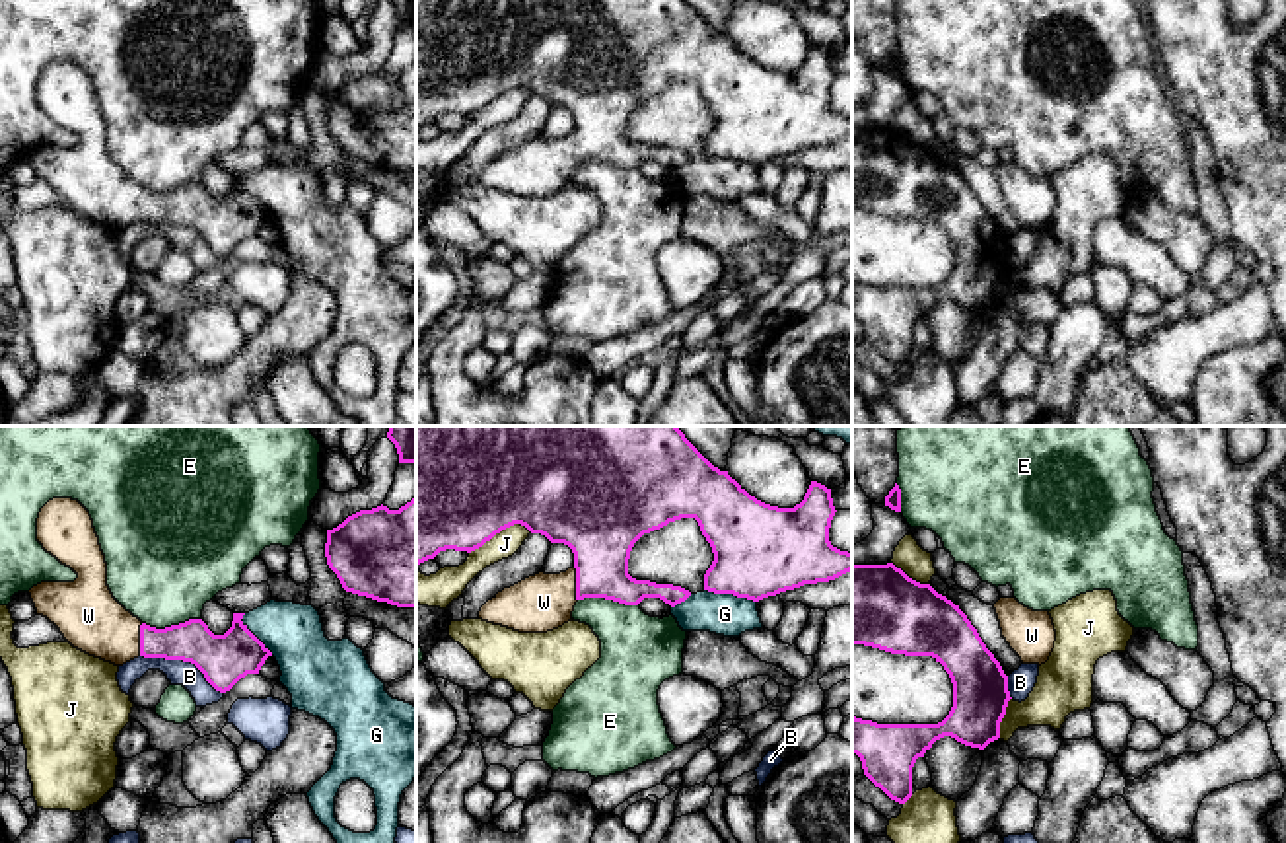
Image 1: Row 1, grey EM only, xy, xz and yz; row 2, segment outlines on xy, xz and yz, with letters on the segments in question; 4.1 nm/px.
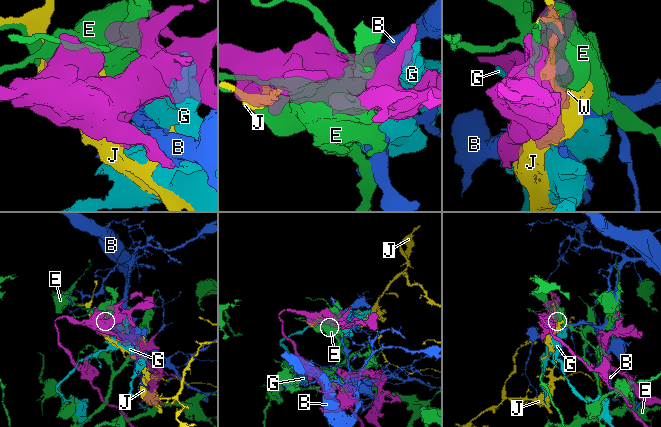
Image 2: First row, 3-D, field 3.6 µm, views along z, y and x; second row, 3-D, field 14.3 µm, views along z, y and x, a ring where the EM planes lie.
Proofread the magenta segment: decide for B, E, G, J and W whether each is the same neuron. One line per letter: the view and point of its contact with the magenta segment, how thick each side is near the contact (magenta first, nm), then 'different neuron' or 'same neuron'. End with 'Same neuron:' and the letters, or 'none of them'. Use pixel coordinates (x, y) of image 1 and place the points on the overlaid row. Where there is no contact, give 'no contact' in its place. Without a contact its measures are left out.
B: xy (183, 660) | 200/100 nm | different neuron
E: xy (172, 625) | 200/460 nm | different neuron
G: xz (730, 592) | 380/180 nm | different neuron
J: xz (500, 530) | 500/110 nm | different neuron
W: xz (576, 585) | 300/240 nm | same neuron
Same neuron: W

